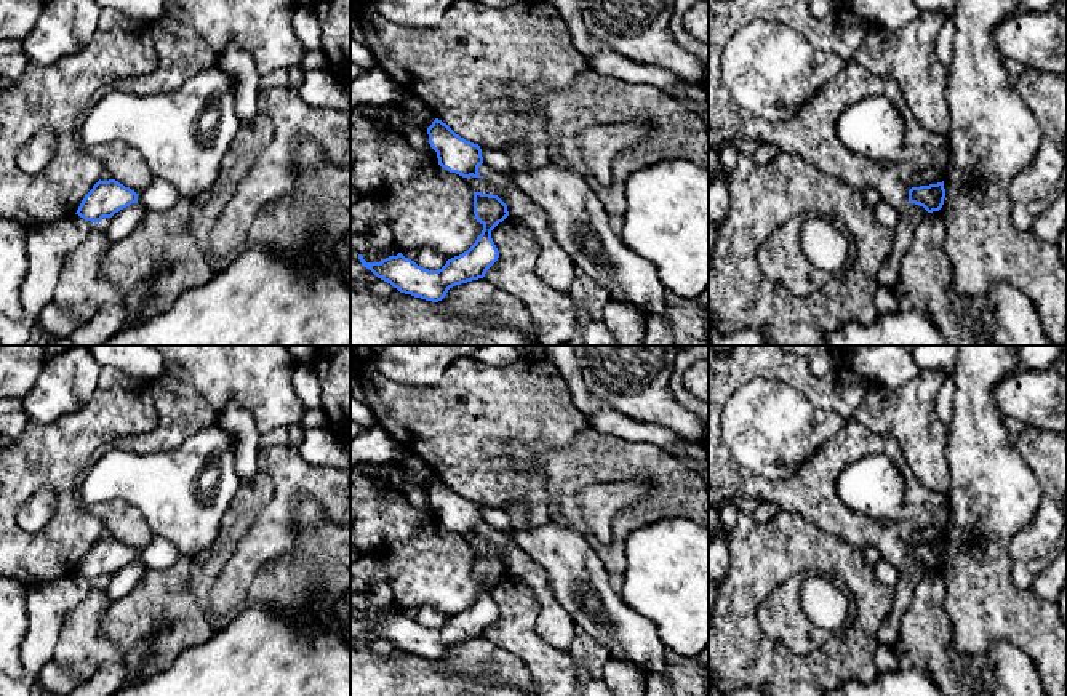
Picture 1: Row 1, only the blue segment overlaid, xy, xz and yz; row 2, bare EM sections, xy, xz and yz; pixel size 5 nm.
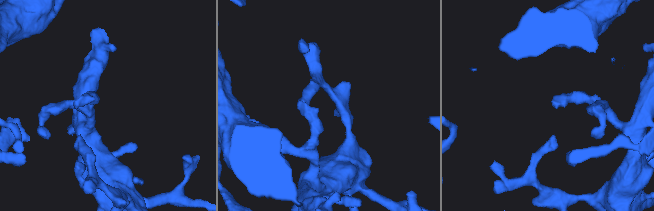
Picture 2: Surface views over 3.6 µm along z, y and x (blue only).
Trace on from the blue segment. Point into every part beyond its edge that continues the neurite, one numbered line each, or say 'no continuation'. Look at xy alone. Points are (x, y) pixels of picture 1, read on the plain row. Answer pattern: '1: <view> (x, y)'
1: xy (159, 554)

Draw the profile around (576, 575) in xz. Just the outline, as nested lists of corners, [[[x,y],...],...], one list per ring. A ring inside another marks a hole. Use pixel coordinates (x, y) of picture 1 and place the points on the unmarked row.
[[[552,518],[534,530],[507,528],[514,542],[547,573],[558,605],[574,621],[576,629],[608,646],[613,659],[627,661],[646,675],[664,672],[667,650],[656,626],[627,606],[613,590],[601,558],[576,525]]]

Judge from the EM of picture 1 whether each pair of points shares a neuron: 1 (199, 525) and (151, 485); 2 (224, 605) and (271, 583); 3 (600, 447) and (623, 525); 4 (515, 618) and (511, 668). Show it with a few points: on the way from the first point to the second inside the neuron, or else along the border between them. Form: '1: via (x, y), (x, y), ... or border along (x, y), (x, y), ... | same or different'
1: via (187, 514), (162, 488) | same
2: border along (267, 562), (255, 576), (243, 605) | different
3: via (627, 452), (661, 480), (661, 493), (650, 504) | same
4: border along (483, 636), (511, 652), (531, 679) | different

